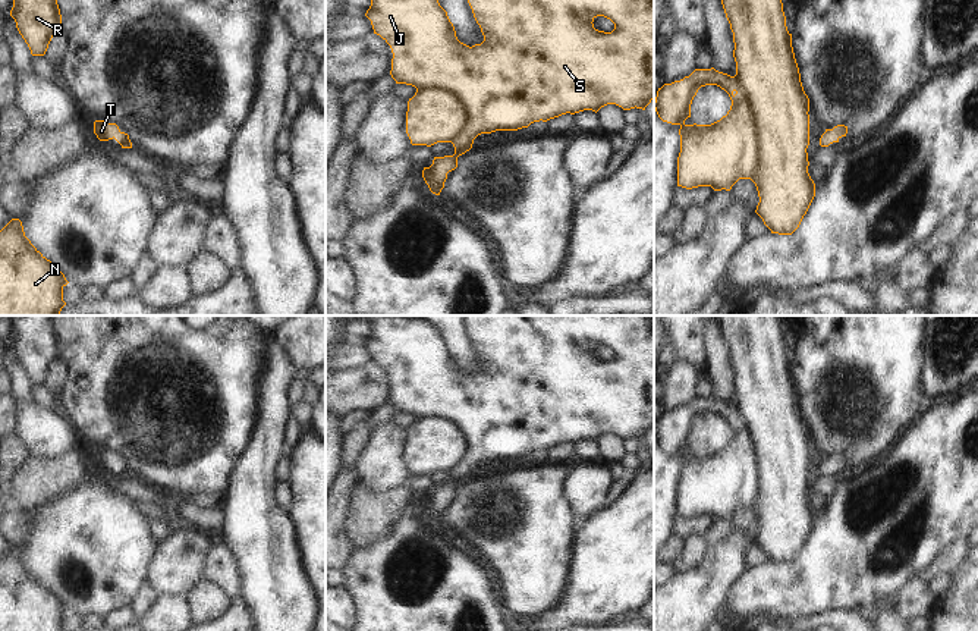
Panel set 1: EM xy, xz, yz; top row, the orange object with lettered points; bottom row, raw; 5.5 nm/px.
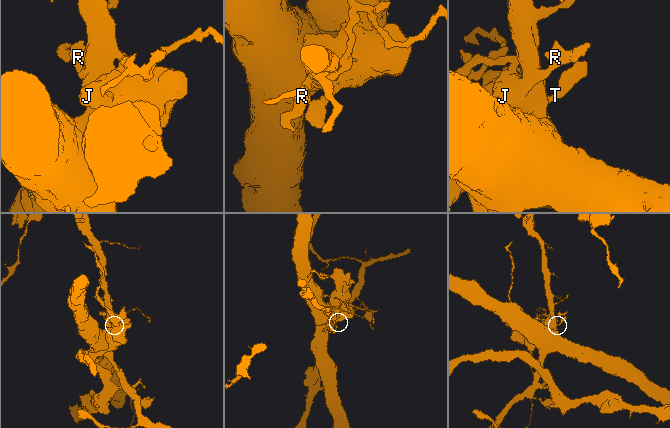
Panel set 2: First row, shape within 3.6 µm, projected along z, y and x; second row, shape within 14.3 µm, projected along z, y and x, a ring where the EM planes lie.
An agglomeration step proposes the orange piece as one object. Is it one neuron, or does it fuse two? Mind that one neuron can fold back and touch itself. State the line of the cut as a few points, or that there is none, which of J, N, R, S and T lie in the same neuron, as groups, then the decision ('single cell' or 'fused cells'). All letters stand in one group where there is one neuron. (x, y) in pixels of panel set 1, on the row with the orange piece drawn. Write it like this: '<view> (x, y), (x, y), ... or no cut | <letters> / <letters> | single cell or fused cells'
no cut | J N R S T | single cell

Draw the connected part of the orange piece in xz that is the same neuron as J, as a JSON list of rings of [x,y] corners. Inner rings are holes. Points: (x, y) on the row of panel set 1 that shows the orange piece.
[[[371,0],[371,6],[365,13],[371,21],[374,34],[380,35],[391,48],[391,78],[396,84],[416,88],[415,95],[408,101],[406,112],[406,134],[411,144],[431,147],[437,142],[452,142],[455,147],[453,156],[434,157],[433,164],[422,170],[422,178],[433,194],[440,195],[447,173],[457,167],[457,157],[469,151],[474,139],[481,134],[518,131],[528,128],[534,122],[547,122],[566,113],[575,114],[584,110],[597,113],[607,104],[616,104],[623,110],[635,107],[645,110],[654,98],[654,0],[468,0],[468,3],[484,35],[484,41],[472,47],[457,40],[455,26],[438,0]],[[597,16],[610,19],[614,23],[614,29],[611,32],[595,29],[592,22]]]

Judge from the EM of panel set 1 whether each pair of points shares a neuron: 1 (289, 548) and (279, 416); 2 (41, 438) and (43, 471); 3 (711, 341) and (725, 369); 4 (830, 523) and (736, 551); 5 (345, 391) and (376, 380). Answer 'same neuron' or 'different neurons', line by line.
1: same neuron
2: different neurons
3: same neuron
4: different neurons
5: same neuron

